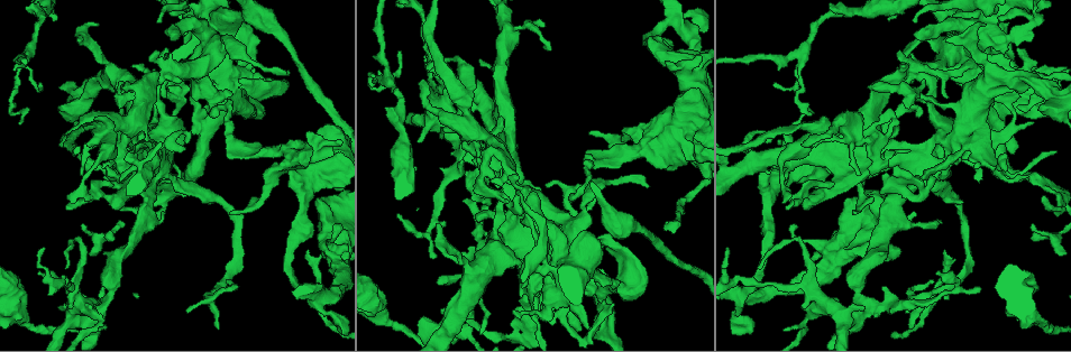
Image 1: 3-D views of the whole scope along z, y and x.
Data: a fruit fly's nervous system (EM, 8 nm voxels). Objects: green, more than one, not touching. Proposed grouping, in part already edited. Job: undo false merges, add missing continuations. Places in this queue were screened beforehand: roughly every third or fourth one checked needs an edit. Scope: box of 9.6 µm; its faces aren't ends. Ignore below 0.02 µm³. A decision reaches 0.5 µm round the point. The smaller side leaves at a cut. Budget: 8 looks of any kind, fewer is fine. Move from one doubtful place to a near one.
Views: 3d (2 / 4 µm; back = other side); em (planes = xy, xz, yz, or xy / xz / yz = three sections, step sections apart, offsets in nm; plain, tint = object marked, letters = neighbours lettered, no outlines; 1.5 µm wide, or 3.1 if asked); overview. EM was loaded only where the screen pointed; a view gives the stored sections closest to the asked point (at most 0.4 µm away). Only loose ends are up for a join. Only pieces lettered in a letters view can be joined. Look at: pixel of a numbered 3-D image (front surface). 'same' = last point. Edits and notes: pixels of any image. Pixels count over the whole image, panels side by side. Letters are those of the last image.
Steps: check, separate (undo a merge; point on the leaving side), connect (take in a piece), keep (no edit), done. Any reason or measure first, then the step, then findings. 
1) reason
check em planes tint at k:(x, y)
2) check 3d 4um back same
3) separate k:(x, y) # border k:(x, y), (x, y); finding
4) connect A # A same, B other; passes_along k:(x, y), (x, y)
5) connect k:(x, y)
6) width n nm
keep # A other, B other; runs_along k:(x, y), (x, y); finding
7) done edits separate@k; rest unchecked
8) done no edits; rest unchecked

thin end
check em planes tint at 1:(379, 71)

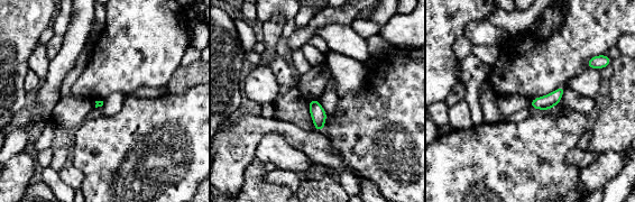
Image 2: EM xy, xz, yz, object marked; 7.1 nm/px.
check em planes letters same

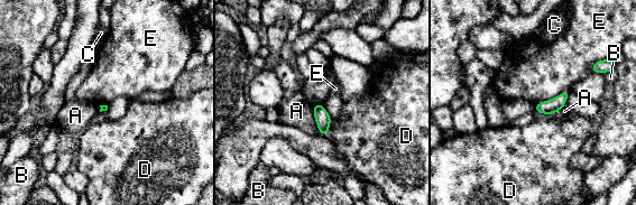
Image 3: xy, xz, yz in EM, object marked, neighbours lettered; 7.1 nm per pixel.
keep # A other, B other, C other, D other, E other; none of them fits

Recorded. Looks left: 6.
free end
check em planes letters at 1:(589, 328)

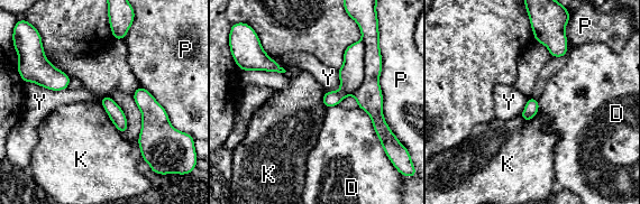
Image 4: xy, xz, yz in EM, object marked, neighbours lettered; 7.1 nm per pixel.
keep # D other, K other, P other, Y other; no lettered piece goes on from it

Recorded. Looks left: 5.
tapers out
check em xy step 8 letters at 1:(287, 74)

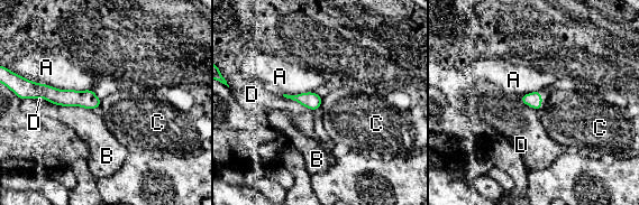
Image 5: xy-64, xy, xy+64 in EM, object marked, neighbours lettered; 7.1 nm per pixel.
check em planes letters same

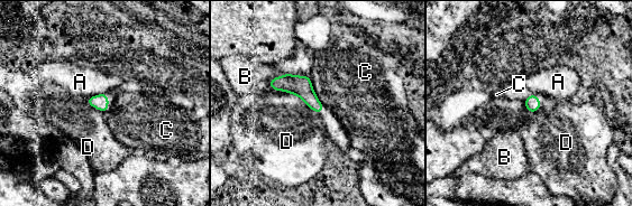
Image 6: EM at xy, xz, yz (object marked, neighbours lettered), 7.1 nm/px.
width 110 nm
keep # A other, B other, C other, D other; border 6:(290, 93), (299, 96), (318, 114); no lettered piece goes on from it

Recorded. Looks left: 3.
done no edits; rest unchecked

